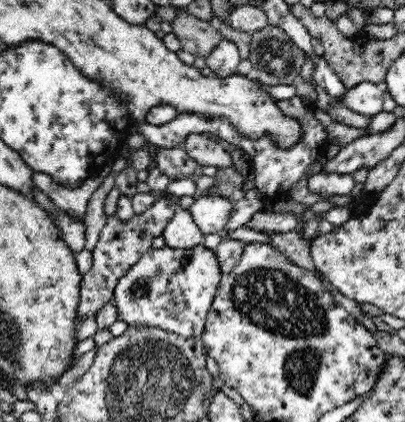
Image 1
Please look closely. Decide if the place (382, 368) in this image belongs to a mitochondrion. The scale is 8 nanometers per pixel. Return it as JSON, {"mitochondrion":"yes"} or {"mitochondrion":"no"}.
{"mitochondrion":"no"}

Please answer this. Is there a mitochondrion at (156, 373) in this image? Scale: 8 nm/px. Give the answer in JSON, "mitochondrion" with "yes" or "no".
{"mitochondrion":"yes"}

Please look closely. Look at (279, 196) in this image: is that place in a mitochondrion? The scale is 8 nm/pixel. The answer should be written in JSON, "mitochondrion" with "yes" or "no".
{"mitochondrion":"no"}

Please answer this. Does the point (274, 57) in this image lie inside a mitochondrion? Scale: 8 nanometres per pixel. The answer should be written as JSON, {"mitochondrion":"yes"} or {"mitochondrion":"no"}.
{"mitochondrion":"yes"}

